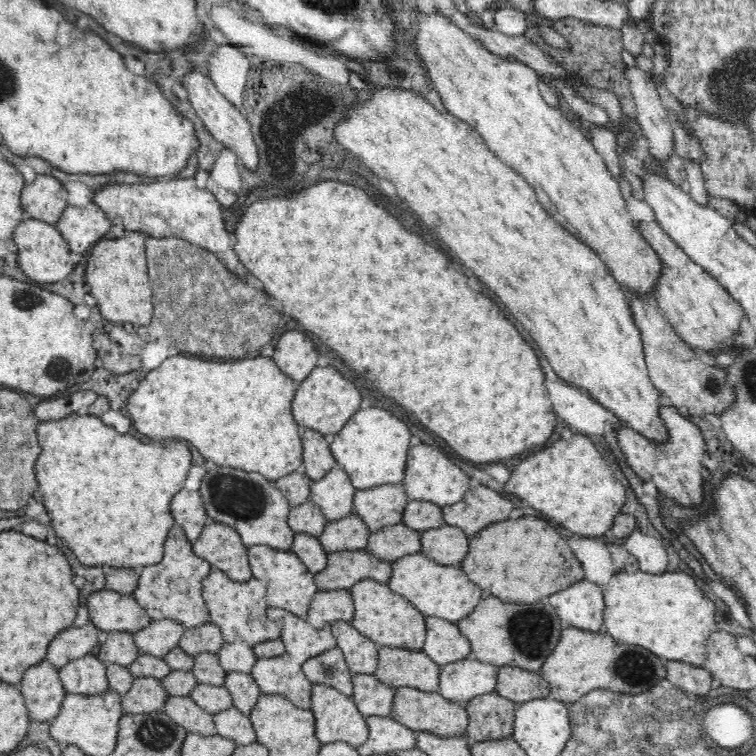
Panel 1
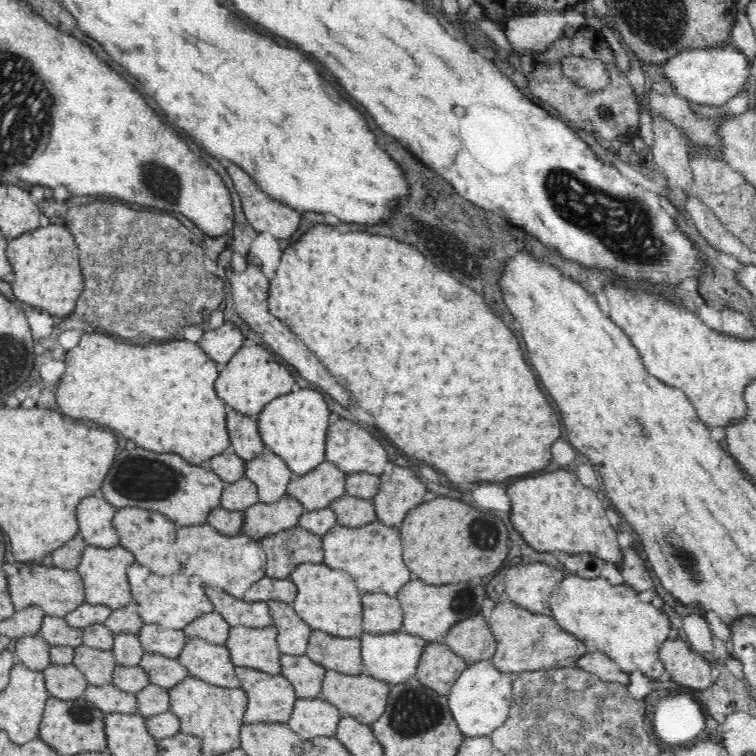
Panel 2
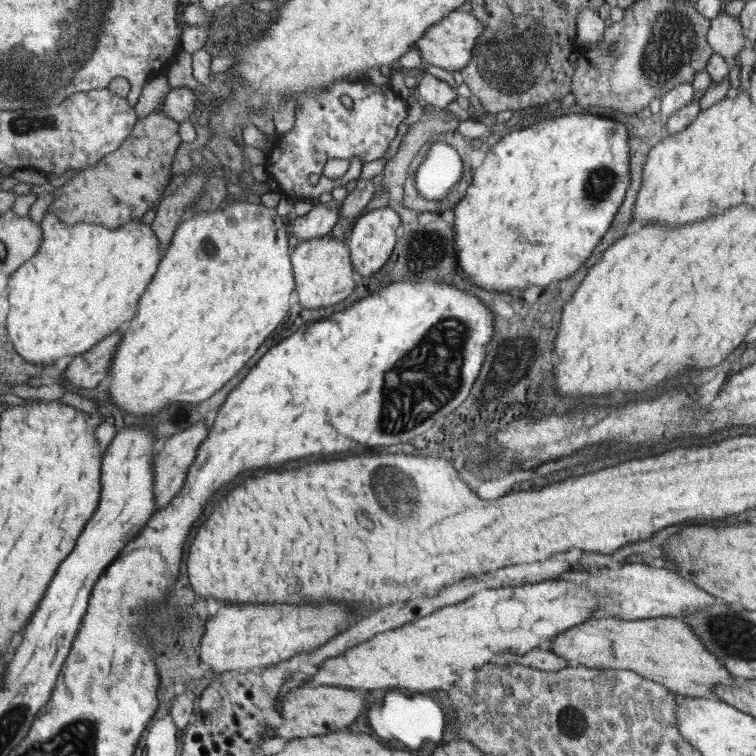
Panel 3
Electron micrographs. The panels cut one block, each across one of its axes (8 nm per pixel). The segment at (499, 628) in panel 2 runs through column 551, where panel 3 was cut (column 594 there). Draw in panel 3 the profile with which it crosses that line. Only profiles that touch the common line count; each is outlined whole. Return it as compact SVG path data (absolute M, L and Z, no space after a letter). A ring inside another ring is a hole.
M595 616L584 624L564 630L552 641L550 650L568 660L568 665L582 665L590 669L634 670L652 682L668 686L686 697L714 698L716 685L735 686L732 676L720 658L716 658L700 642L692 626L675 617L656 617L634 620L607 619Z

